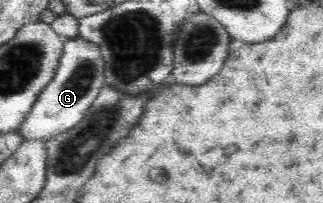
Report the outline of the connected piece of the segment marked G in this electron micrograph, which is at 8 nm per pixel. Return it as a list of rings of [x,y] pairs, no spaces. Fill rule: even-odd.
[[[64,39],[64,55],[56,78],[42,91],[17,133],[24,142],[46,143],[80,123],[104,86],[104,62],[100,52],[85,39]]]

